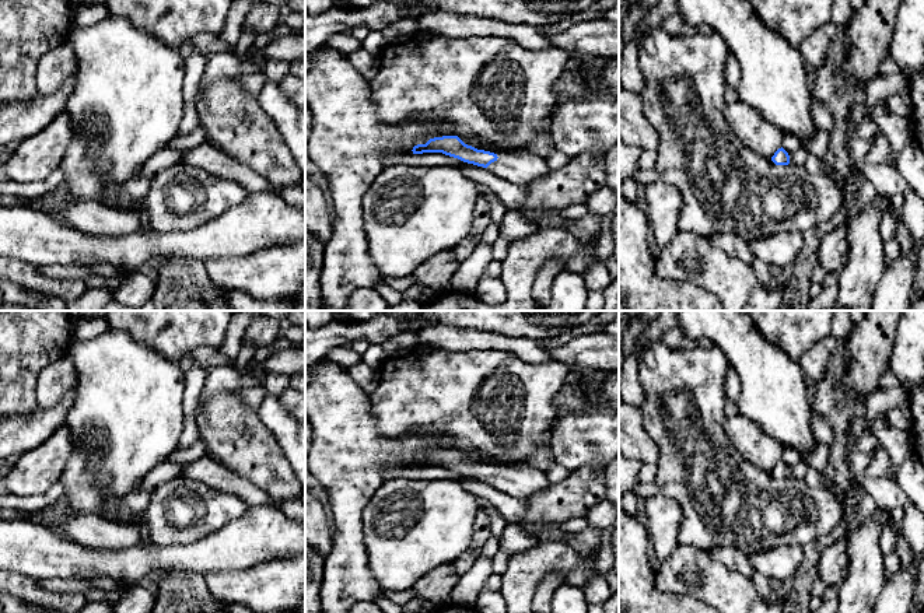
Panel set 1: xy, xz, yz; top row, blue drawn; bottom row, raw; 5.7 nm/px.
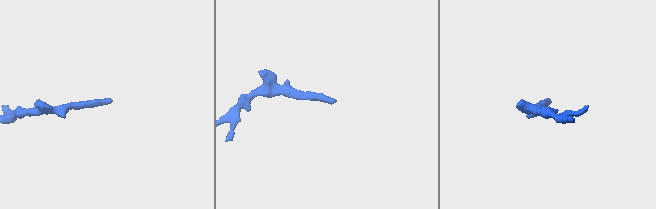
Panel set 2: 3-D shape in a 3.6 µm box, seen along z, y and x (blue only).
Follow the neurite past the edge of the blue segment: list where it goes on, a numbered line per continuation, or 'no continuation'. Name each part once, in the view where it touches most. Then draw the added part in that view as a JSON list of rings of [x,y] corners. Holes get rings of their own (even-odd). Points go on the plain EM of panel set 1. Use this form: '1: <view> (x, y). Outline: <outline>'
1: xz (521, 483). Outline: [[[529,466],[500,470],[487,483],[518,500],[528,500],[550,484],[545,472]]]

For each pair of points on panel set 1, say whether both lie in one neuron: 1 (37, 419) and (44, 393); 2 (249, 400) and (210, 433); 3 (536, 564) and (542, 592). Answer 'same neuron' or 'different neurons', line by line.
1: different neurons
2: different neurons
3: different neurons

